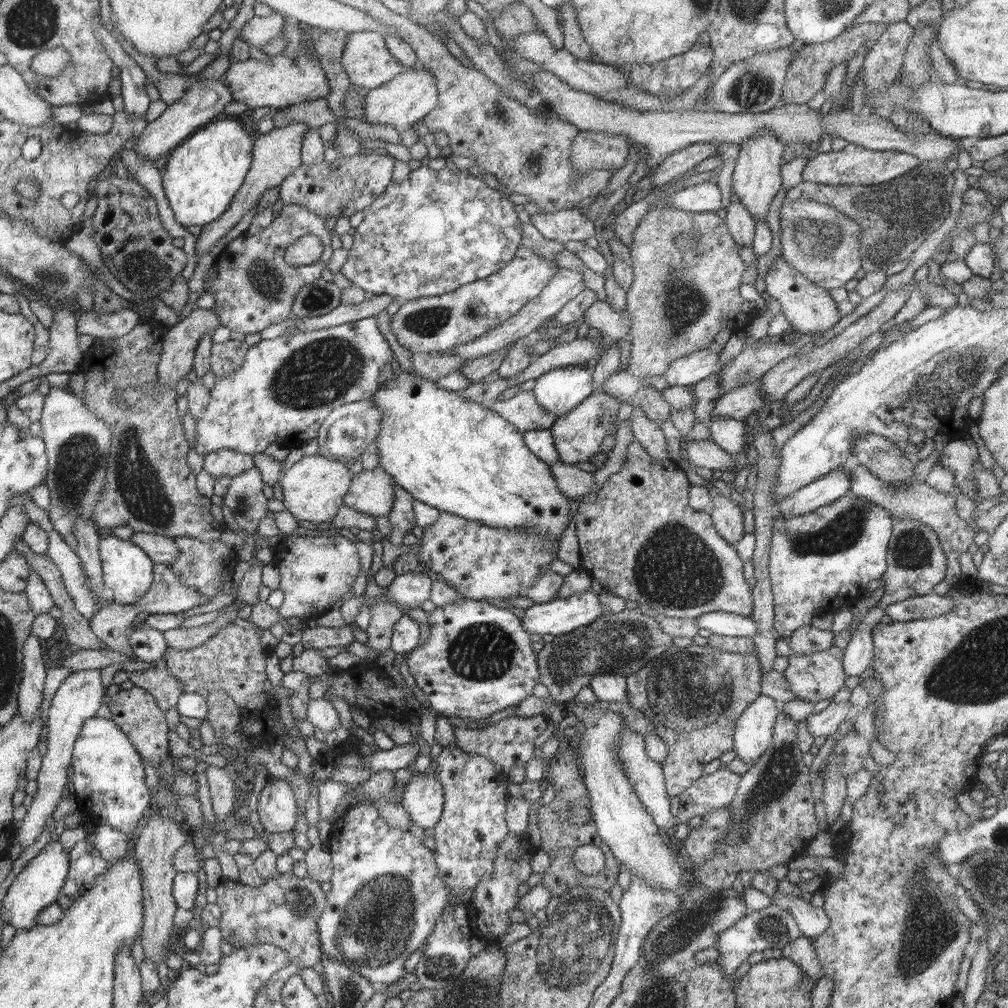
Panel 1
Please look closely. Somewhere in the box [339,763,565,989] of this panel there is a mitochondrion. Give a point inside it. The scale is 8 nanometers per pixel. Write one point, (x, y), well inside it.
(436, 963)

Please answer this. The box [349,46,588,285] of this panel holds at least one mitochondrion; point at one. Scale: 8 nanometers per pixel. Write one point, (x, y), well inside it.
(504, 115)

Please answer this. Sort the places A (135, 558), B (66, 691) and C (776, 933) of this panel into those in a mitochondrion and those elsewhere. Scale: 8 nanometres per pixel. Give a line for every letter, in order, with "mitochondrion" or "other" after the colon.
A: other
B: other
C: other

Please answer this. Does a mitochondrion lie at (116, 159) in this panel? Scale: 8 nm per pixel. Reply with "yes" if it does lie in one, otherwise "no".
no

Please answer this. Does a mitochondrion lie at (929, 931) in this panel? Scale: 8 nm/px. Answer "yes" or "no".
yes

